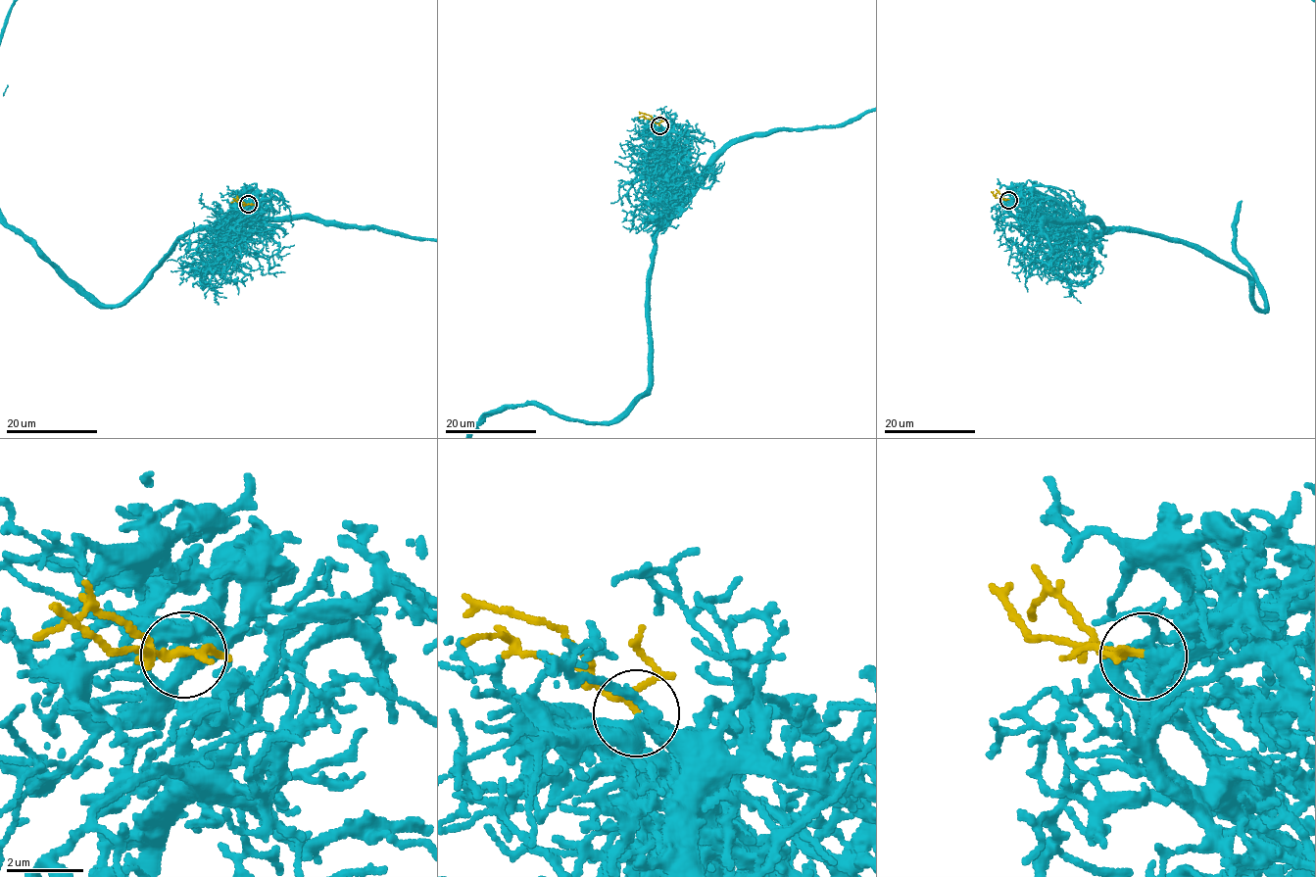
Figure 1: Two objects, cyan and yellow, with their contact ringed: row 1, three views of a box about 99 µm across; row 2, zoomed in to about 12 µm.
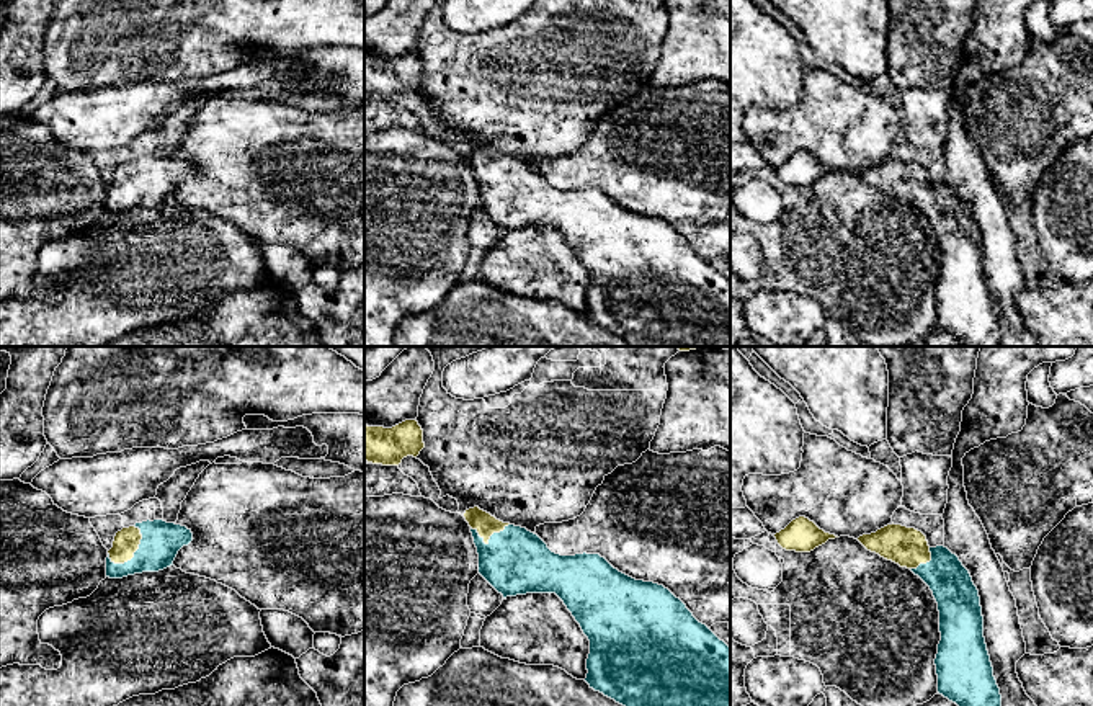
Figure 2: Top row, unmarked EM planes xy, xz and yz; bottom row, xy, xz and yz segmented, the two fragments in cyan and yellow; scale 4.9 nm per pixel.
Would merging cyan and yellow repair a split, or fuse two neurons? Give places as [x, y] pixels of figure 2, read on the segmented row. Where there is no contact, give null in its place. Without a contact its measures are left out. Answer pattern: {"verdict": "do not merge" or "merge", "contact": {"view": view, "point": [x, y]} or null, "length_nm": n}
{"verdict": "merge", "contact": {"view": "xy", "point": [136, 551]}, "length_nm": 220}

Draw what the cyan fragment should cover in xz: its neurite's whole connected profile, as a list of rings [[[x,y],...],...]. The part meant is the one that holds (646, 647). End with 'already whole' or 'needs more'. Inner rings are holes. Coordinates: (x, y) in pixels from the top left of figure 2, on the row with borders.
[[[479,507],[469,508],[464,513],[466,521],[471,526],[474,544],[479,554],[479,574],[498,592],[506,597],[526,595],[526,593],[555,593],[567,610],[572,613],[575,621],[580,624],[583,634],[590,641],[590,654],[587,659],[587,678],[585,681],[595,691],[614,699],[622,706],[730,706],[730,647],[720,641],[706,624],[699,623],[686,605],[676,598],[668,588],[654,582],[636,580],[618,569],[614,569],[600,554],[575,554],[560,556],[552,552],[547,544],[534,533],[526,528],[503,523]]] | needs more

